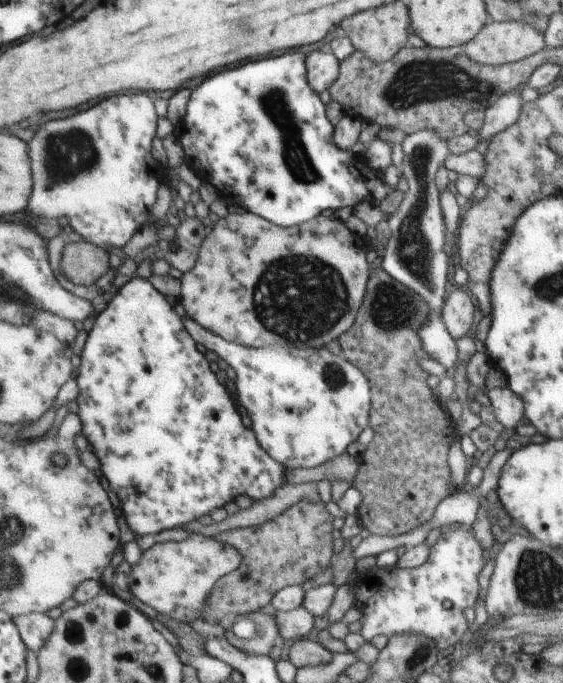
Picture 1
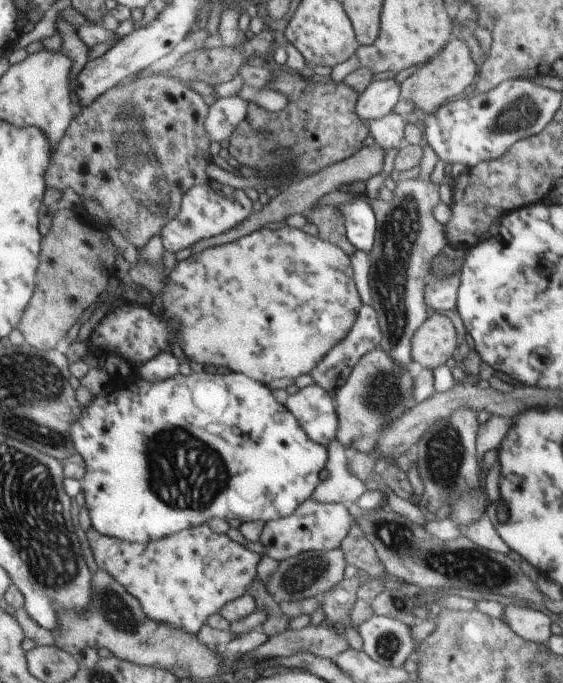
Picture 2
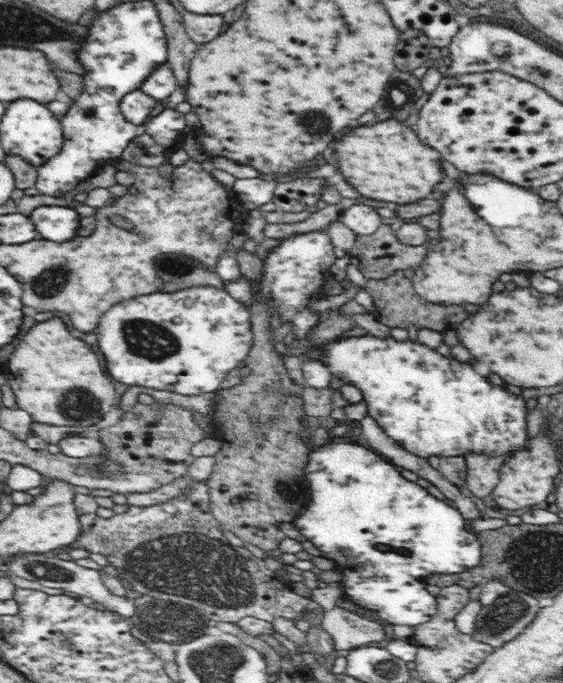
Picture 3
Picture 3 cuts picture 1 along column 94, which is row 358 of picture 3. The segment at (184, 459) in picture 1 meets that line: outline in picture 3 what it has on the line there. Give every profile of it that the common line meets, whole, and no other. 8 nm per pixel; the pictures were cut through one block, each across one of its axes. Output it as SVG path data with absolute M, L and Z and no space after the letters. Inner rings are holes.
M350 336L350 338L334 339L328 344L316 346L316 350L320 350L324 366L330 371L331 375L344 381L344 384L351 384L360 389L363 394L363 400L366 402L368 408L367 414L379 424L379 427L389 436L393 438L402 448L408 452L419 456L420 458L428 458L428 456L466 456L468 452L474 454L485 454L486 456L502 456L502 454L510 454L518 450L526 450L528 446L528 434L526 433L526 400L521 394L510 393L506 387L488 381L488 377L480 375L478 371L474 370L472 363L462 363L454 357L444 356L436 351L430 349L426 345L422 345L419 341L413 342L412 340L404 340L398 342L394 338L389 337L386 339L375 338L374 336Z

